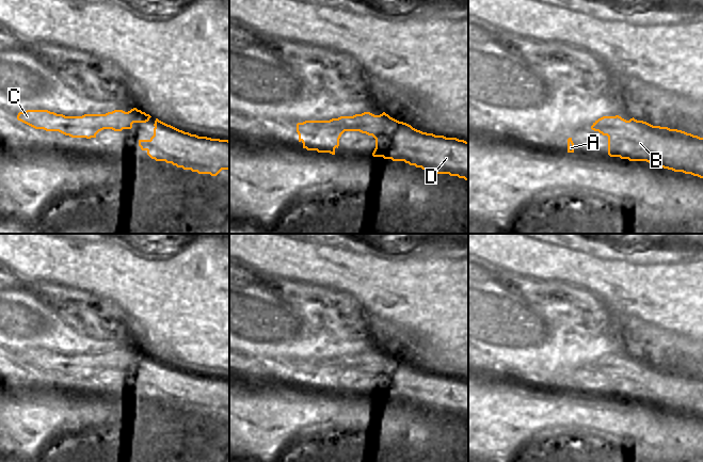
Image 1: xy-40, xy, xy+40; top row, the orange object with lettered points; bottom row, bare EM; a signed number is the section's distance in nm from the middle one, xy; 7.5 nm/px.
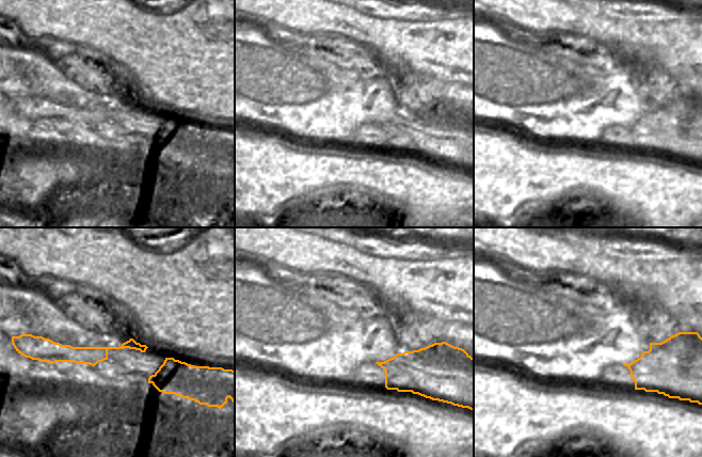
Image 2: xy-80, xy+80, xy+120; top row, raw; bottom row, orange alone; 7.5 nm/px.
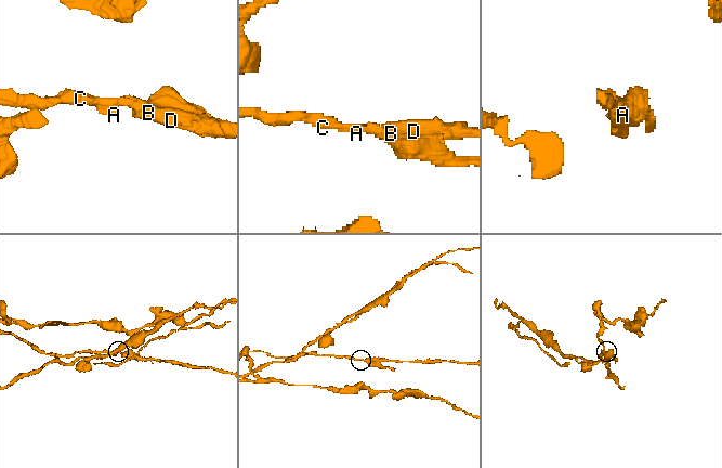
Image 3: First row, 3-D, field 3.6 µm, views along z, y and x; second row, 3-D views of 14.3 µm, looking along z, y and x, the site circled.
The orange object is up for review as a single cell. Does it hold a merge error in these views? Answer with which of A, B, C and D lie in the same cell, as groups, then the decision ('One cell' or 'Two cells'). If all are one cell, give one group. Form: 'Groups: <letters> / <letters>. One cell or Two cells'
Groups: A B C / D. Two cells.

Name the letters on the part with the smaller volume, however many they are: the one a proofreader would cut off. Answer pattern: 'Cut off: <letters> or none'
Cut off: D.

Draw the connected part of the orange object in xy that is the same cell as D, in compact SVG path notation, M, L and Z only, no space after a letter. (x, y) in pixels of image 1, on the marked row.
M415 128L410 133L410 147L401 147L401 161L410 156L408 163L468 180L468 142L422 132Z

